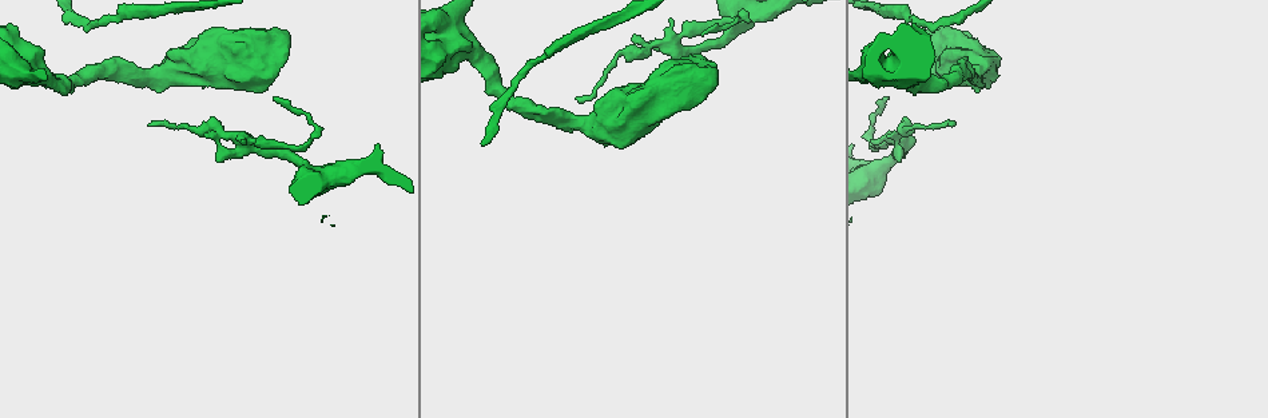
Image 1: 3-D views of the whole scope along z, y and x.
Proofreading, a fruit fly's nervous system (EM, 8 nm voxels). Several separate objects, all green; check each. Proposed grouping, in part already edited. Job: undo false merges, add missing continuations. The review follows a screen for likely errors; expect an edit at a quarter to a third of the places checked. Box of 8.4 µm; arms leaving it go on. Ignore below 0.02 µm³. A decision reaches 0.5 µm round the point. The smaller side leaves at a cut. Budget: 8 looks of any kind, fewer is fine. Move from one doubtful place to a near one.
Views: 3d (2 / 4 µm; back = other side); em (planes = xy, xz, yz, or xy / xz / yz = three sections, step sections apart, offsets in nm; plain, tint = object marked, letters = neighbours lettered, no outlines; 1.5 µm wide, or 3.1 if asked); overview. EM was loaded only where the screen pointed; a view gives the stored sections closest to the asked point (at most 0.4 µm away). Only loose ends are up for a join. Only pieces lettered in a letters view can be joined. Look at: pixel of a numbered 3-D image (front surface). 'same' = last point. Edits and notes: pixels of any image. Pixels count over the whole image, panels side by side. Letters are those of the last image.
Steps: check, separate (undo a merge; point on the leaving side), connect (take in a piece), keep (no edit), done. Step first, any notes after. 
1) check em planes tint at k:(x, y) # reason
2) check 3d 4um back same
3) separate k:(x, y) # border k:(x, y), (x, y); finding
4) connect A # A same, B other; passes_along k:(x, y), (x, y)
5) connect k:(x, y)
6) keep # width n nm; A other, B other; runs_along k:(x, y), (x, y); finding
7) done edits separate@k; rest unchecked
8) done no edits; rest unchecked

check em planes letters at 1:(577, 97) # free end

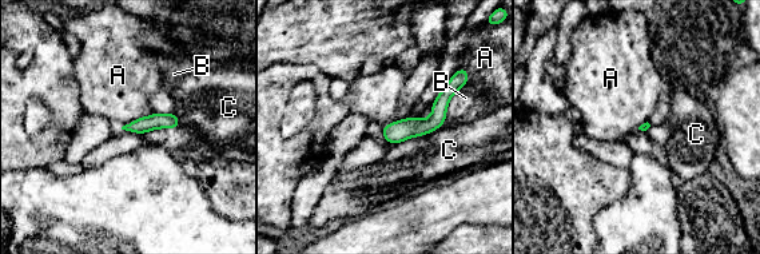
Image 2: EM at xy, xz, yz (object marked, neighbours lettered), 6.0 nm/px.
keep # A other, B other, C other; runs_along 2:(453, 86), (426, 126), (388, 135); none of them fits

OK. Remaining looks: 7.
check 3d 4um back at 1:(276, 100)

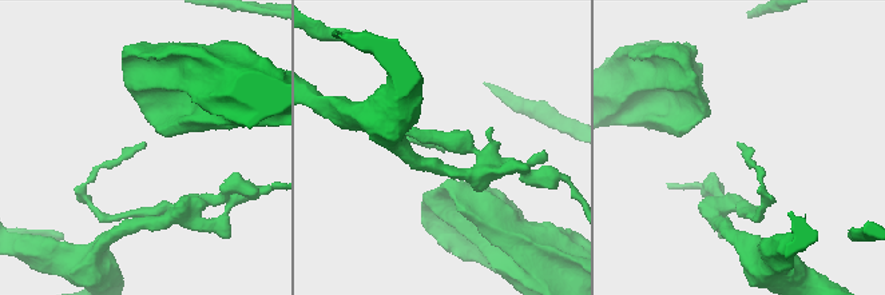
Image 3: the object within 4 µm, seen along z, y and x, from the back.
check em planes letters at 3:(142, 146) # now the EM

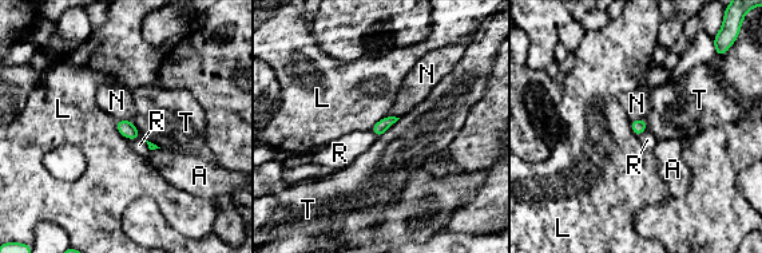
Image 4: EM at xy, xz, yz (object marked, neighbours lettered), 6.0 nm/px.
keep # A other, L other, N other, R other, T other; no lettered piece goes on from it

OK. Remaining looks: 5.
check 3d 4um back at 1:(697, 103) # free end

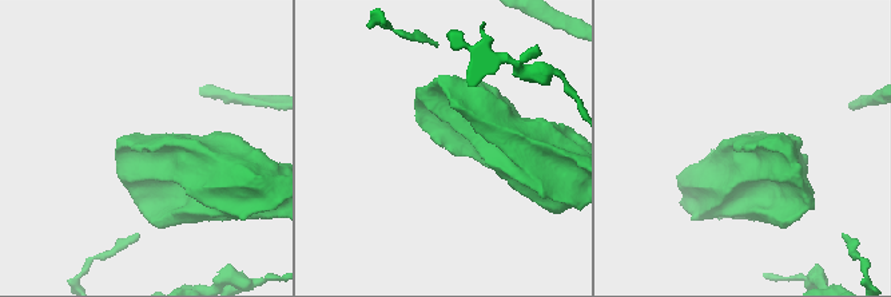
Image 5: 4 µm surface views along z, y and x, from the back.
check em planes tint at 5:(144, 147) # shape alone is not enough

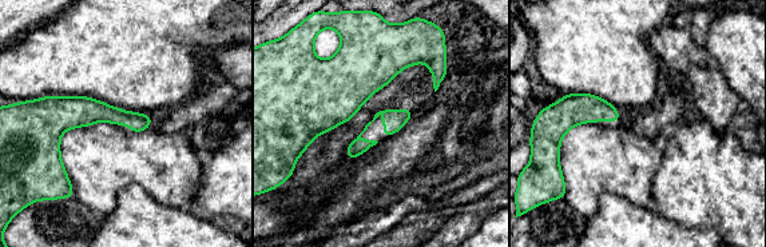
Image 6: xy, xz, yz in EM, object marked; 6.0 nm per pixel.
check em planes letters same # what lies round it

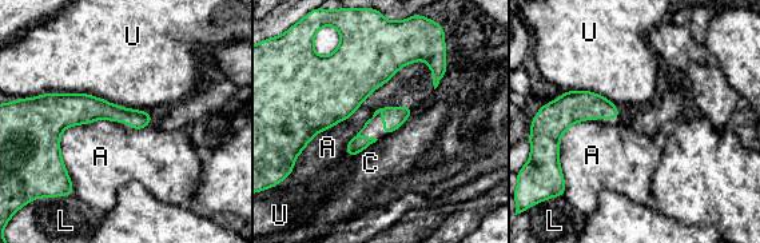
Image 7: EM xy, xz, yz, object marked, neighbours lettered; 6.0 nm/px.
keep # A other, C other, L other, U other; runs_along 7:(44, 114), (110, 111), (147, 119); none of them fits

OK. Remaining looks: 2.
done no edits; rest unchecked

